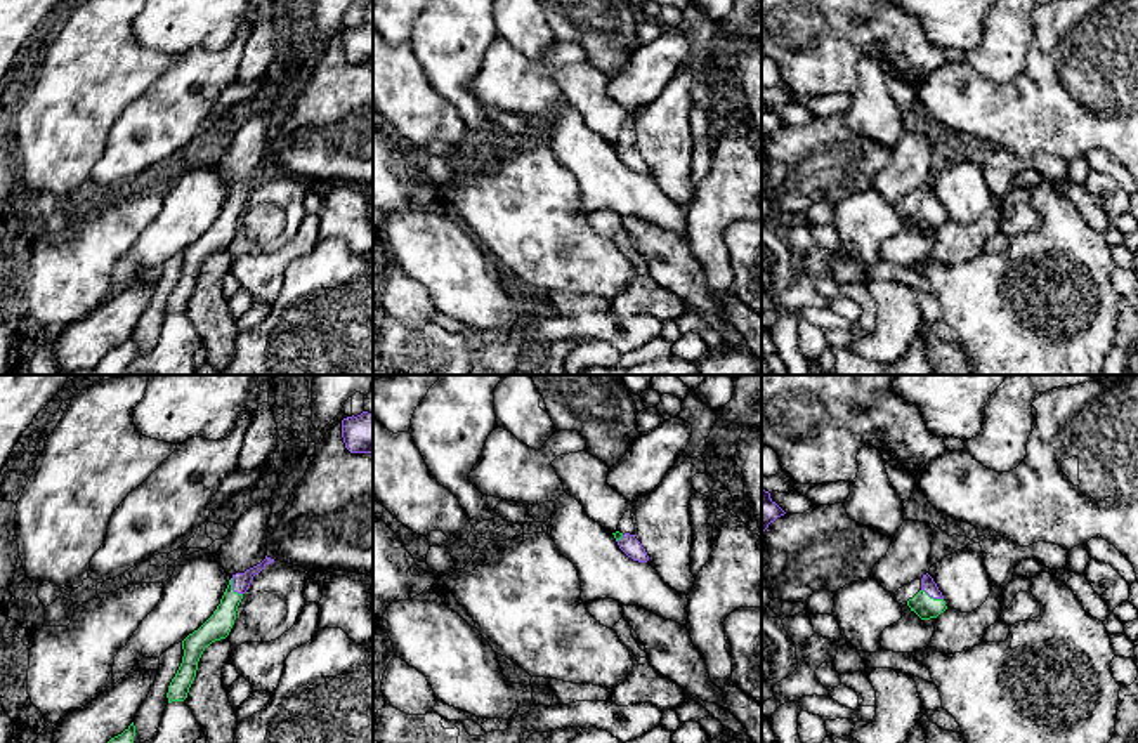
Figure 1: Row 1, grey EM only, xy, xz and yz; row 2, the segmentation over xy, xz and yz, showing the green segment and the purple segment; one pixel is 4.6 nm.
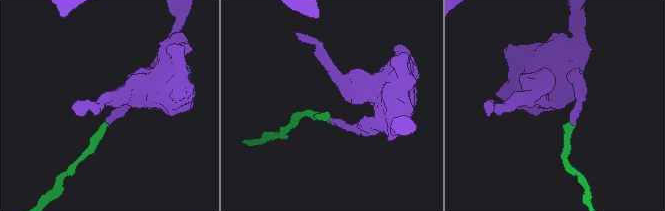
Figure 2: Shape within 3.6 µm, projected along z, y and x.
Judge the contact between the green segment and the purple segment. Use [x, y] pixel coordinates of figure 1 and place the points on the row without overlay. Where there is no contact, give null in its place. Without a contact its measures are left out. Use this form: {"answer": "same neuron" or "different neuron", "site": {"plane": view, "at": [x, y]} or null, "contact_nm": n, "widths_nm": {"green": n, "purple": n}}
{"answer": "same neuron", "site": {"plane": "yz", "at": [932, 209]}, "contact_nm": 120, "widths_nm": {"green": 110, "purple": 70}}

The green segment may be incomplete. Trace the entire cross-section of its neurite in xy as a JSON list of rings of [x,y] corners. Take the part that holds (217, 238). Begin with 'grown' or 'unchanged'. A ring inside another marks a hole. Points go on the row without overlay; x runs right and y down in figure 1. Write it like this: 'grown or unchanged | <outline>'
grown | [[[265,167],[260,175],[246,181],[245,184],[232,186],[213,226],[198,241],[194,241],[182,252],[184,267],[175,288],[168,297],[168,314],[184,312],[187,309],[203,262],[212,253],[226,250],[229,247],[243,205],[248,201],[253,187],[258,186],[271,174],[274,174],[274,170]]]

